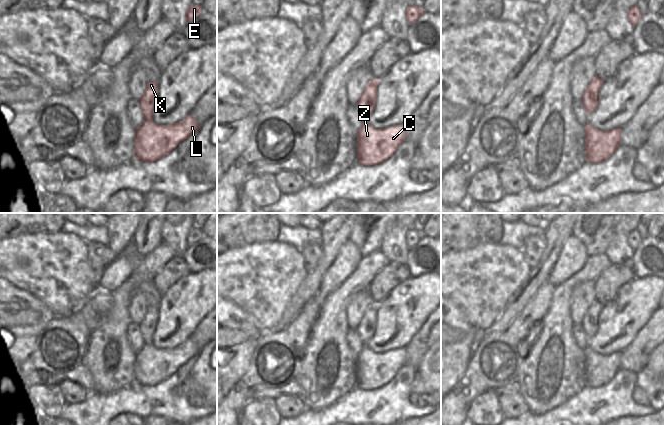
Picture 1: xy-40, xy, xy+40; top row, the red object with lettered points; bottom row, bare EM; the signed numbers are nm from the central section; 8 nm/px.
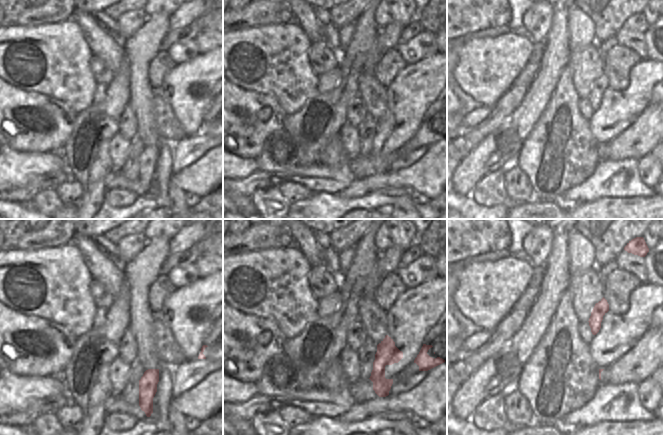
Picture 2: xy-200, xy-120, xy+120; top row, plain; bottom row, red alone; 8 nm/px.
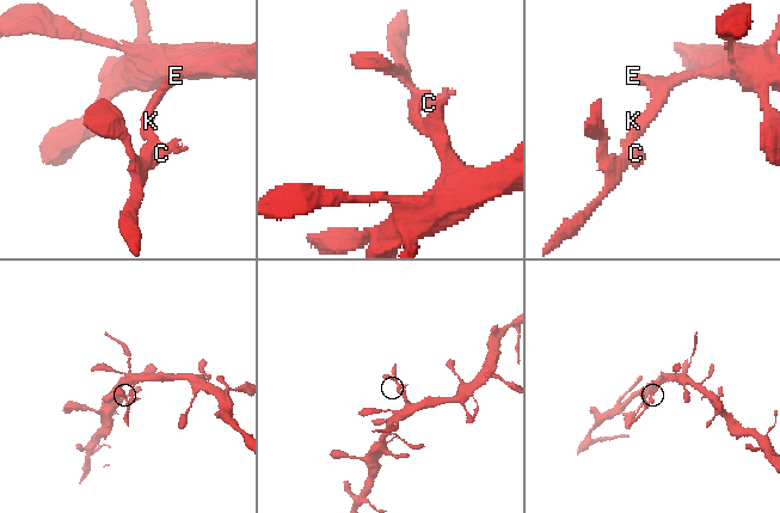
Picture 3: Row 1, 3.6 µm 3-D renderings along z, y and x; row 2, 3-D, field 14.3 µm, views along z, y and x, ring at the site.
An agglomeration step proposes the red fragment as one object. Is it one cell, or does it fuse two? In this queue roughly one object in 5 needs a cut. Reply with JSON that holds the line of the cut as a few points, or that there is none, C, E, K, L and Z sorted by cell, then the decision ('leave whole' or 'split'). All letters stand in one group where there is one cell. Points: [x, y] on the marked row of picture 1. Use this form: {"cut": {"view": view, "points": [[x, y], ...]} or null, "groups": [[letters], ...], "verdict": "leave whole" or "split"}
{"cut": null, "groups": [["C", "E", "K", "L", "Z"]], "verdict": "leave whole"}

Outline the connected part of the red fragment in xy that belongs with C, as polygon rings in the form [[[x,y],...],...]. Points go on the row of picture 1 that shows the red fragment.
[[[363,123],[357,131],[357,161],[366,167],[386,161],[405,141],[406,136],[405,123],[386,129],[376,129]]]

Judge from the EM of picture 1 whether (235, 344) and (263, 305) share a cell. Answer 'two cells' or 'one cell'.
two cells

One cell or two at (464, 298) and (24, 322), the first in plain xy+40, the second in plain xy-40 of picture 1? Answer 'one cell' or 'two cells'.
two cells

